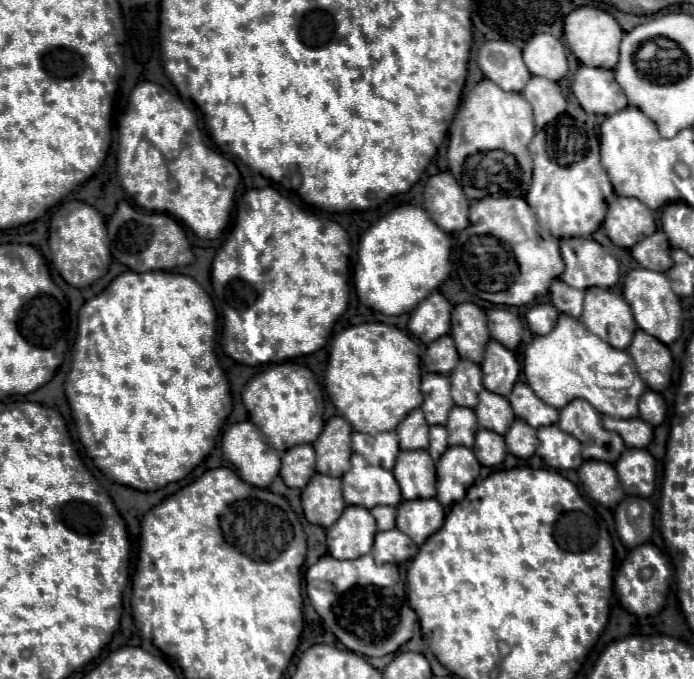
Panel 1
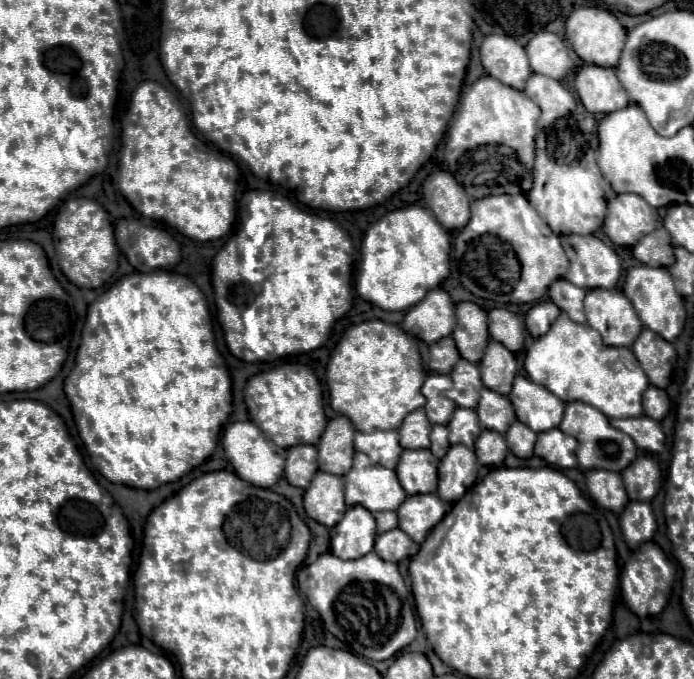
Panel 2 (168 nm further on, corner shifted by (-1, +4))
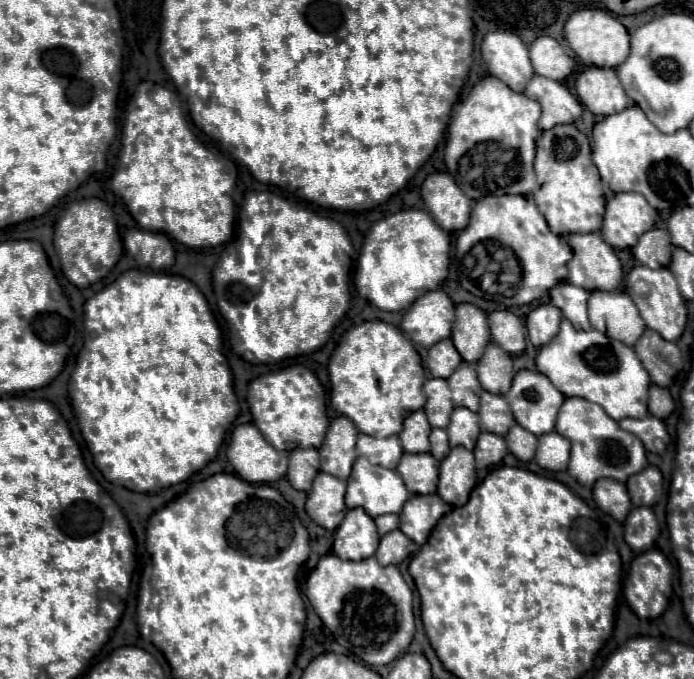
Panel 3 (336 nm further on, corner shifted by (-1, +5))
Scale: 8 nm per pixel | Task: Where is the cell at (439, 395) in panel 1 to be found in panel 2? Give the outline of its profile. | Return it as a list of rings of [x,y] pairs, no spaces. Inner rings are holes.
[[[432,373],[422,385],[422,395],[426,397],[426,415],[434,425],[446,425],[452,417],[456,403],[446,397],[446,391],[452,387],[448,375]]]

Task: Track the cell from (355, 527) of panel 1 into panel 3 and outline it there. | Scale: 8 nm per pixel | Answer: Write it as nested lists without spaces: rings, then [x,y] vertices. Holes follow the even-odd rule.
[[[354,508],[346,512],[344,522],[338,526],[334,536],[334,554],[342,560],[364,560],[374,556],[380,536],[374,520],[362,510]]]

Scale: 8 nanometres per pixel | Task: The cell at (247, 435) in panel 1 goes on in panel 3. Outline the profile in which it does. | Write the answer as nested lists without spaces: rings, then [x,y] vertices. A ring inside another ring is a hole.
[[[240,424],[230,436],[226,456],[238,476],[250,484],[270,484],[286,474],[288,452],[274,450],[254,424]]]

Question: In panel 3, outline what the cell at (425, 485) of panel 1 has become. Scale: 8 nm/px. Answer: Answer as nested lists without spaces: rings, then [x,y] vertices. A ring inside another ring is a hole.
[[[404,454],[396,470],[410,494],[434,494],[438,486],[438,466],[440,462],[432,454]]]

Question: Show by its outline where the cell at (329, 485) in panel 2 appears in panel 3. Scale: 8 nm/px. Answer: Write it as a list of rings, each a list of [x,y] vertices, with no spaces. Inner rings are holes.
[[[318,472],[314,486],[308,494],[306,512],[308,516],[326,530],[336,530],[346,516],[346,504],[344,504],[344,492],[346,482],[330,476],[326,472]]]

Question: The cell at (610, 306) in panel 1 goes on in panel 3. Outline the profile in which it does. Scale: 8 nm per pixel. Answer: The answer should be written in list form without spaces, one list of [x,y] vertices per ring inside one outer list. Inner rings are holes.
[[[592,292],[588,300],[588,316],[596,330],[626,346],[634,346],[646,330],[636,306],[626,292]]]

